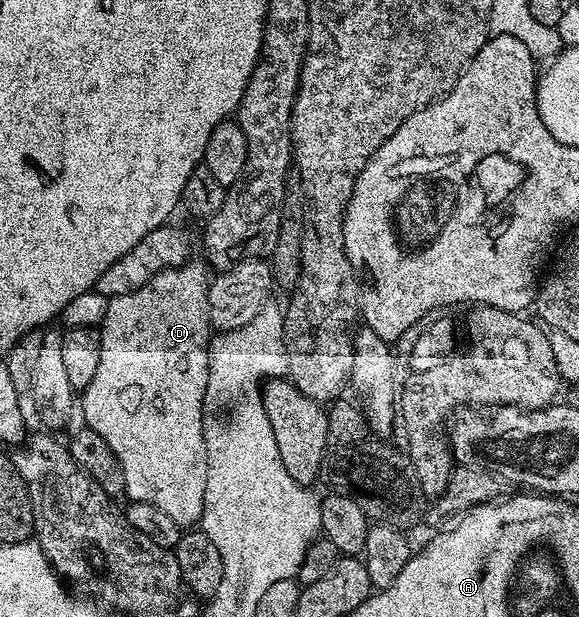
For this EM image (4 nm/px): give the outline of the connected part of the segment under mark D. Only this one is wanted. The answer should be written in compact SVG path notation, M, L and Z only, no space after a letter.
M189 262L180 268L168 268L146 286L109 299L100 338L102 358L94 382L82 390L83 423L98 433L116 455L127 499L146 502L162 510L166 518L184 530L199 525L206 494L204 395L208 385L210 276L204 273L205 265L200 264Z

